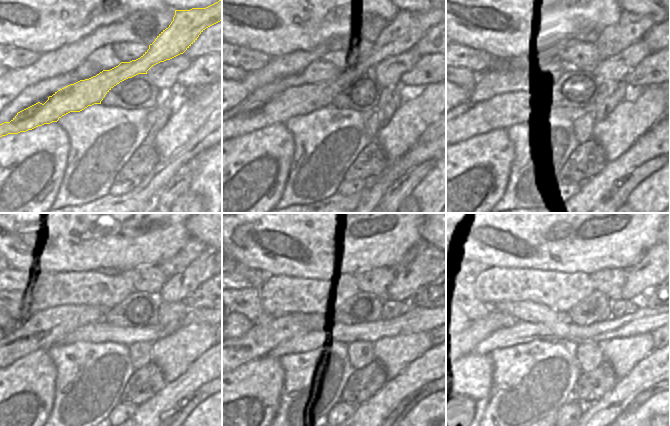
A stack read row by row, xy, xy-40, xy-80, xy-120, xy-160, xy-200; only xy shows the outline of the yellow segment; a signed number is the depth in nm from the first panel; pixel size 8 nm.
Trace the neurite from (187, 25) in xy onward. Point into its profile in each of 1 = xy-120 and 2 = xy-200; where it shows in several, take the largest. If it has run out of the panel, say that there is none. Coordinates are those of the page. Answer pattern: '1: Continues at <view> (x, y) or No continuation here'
1: Continues at xy-120 (49, 327)
2: Continues at xy-200 (466, 347).

